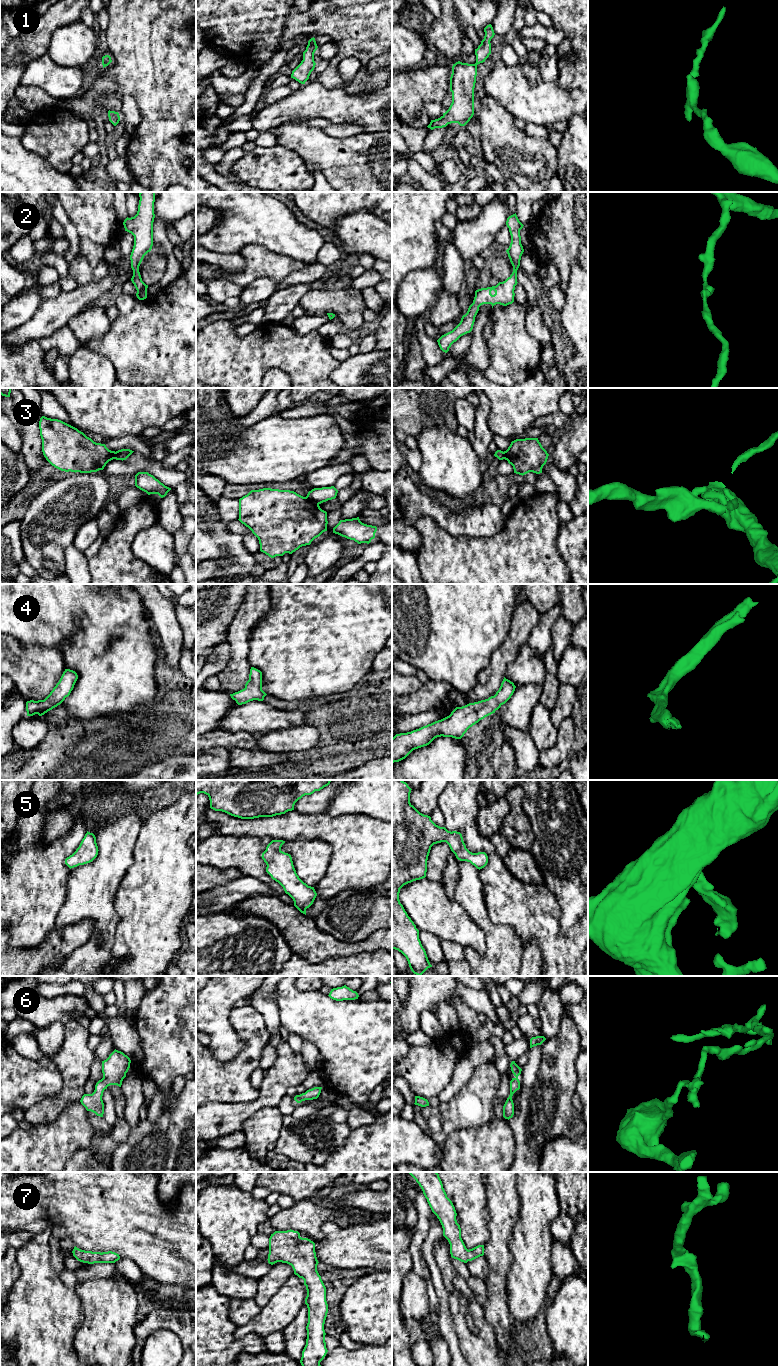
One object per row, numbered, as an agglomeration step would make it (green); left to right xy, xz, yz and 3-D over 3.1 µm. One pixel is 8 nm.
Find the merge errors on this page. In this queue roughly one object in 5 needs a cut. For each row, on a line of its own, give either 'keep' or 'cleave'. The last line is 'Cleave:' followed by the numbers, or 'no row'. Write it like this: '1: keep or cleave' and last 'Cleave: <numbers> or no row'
1: keep
2: keep
3: cleave
4: keep
5: keep
6: keep
7: keep
Cleave: 3

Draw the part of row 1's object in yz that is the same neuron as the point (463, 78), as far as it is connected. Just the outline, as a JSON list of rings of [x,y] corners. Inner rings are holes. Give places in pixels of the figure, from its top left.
[[[491,24],[484,28],[485,36],[481,44],[475,49],[476,63],[468,64],[460,61],[452,66],[450,77],[450,91],[452,103],[443,115],[431,120],[427,126],[431,130],[443,128],[451,123],[465,126],[474,115],[474,88],[477,76],[477,65],[485,62],[491,54],[491,39],[495,33]]]

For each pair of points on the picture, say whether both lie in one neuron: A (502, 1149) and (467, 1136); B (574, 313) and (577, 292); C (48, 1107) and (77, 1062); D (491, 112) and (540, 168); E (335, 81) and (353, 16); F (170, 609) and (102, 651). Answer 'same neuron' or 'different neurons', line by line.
A: same neuron
B: same neuron
C: same neuron
D: same neuron
E: same neuron
F: different neurons

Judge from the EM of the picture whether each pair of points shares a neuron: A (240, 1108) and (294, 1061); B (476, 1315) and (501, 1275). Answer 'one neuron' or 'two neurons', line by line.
A: one neuron
B: two neurons

